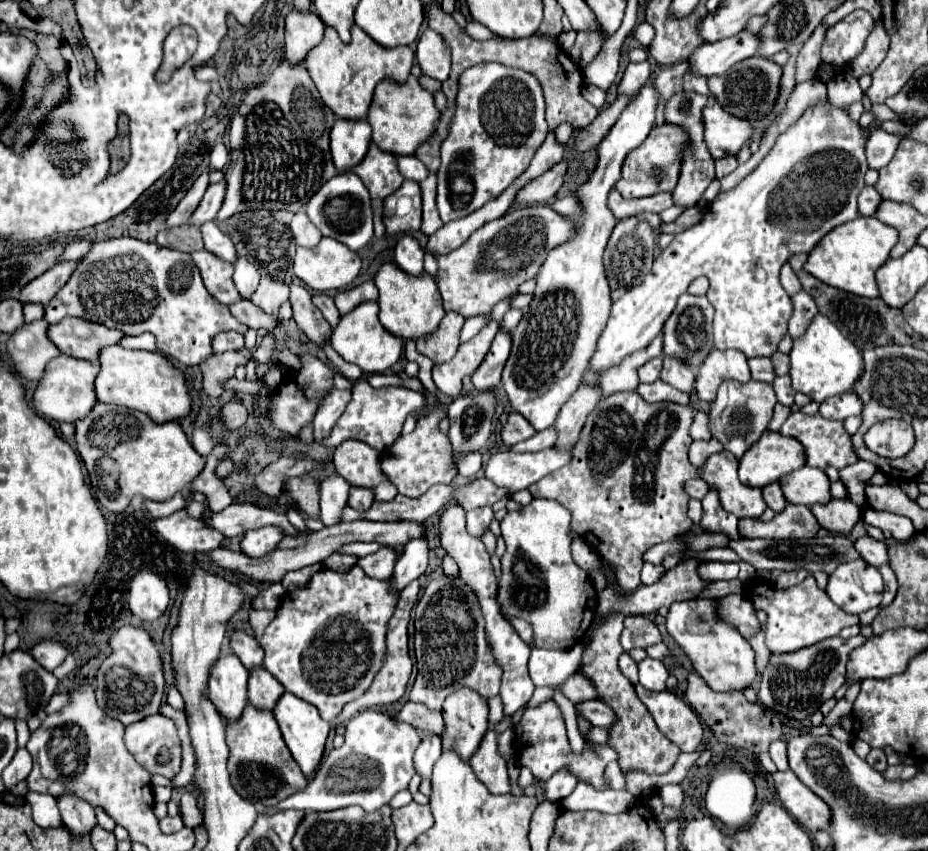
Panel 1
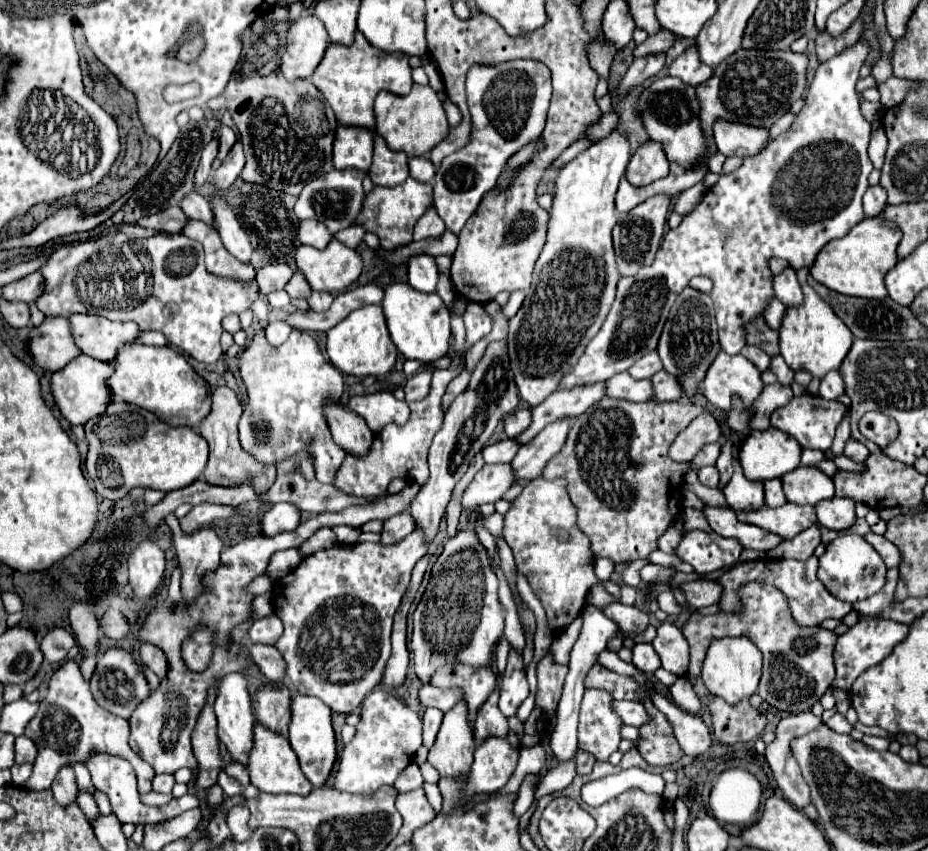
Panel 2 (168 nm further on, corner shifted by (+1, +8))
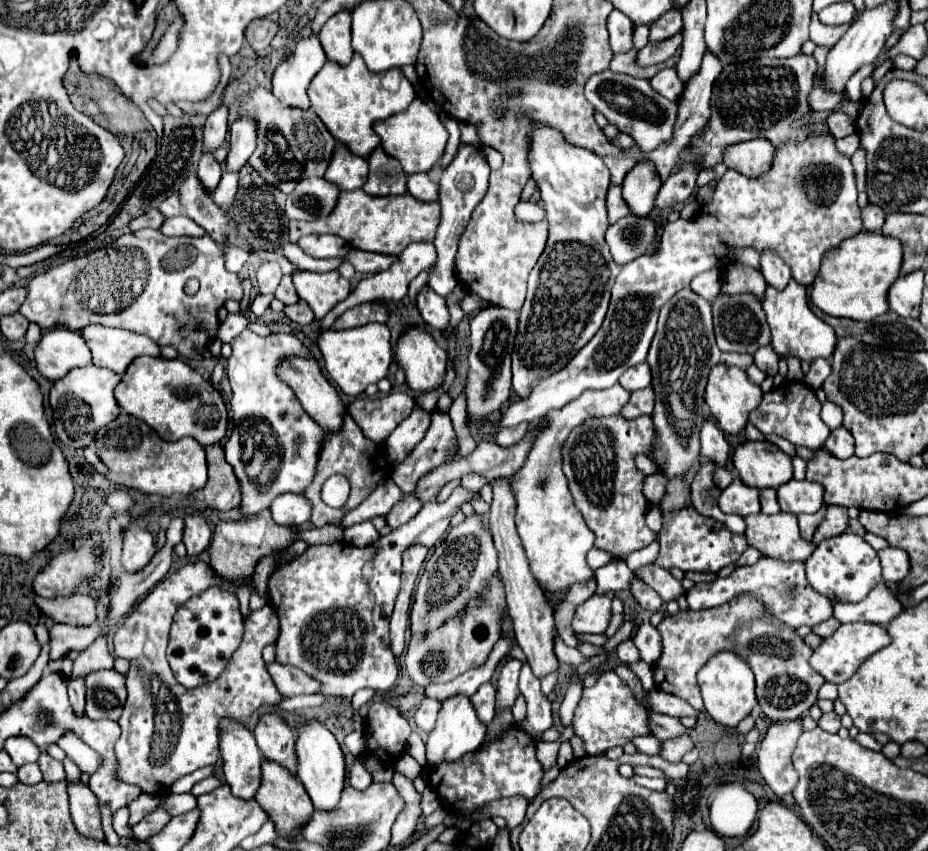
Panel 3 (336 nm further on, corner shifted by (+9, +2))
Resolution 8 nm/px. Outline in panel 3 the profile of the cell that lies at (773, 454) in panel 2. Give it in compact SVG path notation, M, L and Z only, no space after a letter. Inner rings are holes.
M747 441L733 453L733 465L749 487L779 487L793 477L791 457L769 441Z

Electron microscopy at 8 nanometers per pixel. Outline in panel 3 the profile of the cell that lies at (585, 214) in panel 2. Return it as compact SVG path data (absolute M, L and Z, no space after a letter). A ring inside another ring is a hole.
M537 123L537 129L533 131L529 161L531 161L533 179L537 181L537 187L545 203L545 215L549 221L549 239L545 251L541 253L537 265L529 275L527 299L519 311L519 327L517 327L515 347L511 353L513 391L521 399L529 397L537 381L543 381L545 377L549 377L549 373L557 373L557 369L563 369L573 359L573 353L577 353L585 345L585 341L591 341L591 337L597 333L597 329L605 319L611 287L617 273L621 271L621 267L613 261L609 253L609 245L605 243L605 231L609 227L605 195L611 183L609 181L611 173L603 163L603 157L599 157L589 149L565 143L561 133L557 133L557 129Z

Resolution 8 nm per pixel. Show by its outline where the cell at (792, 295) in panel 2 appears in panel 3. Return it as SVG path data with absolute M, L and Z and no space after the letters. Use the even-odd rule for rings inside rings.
M765 251L761 255L761 273L763 273L767 285L773 289L785 289L785 285L791 279L789 267L771 251Z

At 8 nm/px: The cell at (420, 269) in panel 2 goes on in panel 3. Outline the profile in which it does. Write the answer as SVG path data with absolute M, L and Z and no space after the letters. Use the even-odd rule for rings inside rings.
M429 287L419 289L415 303L417 303L417 309L419 309L423 321L429 327L443 329L449 323L447 301L443 297L437 297L437 293L433 293L433 289L429 289Z

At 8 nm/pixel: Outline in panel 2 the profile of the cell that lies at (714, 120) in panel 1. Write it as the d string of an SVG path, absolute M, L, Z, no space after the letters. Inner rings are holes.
M723 123L713 125L713 135L719 153L725 157L755 157L771 141L769 129L765 127L745 127L743 123Z

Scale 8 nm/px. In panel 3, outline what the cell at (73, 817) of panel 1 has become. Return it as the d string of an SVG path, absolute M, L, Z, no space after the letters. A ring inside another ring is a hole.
M49 755L39 757L39 767L43 775L43 780L49 783L65 781L66 773L60 761L51 759Z

